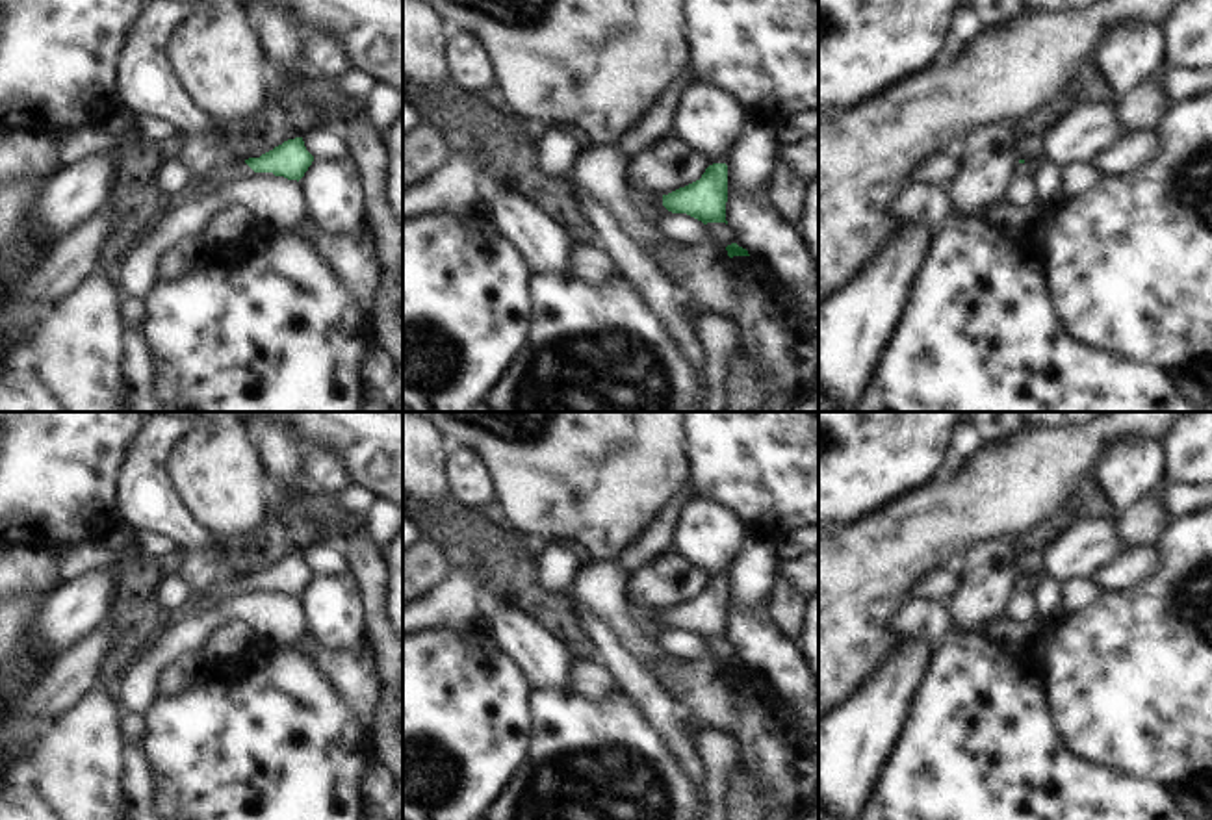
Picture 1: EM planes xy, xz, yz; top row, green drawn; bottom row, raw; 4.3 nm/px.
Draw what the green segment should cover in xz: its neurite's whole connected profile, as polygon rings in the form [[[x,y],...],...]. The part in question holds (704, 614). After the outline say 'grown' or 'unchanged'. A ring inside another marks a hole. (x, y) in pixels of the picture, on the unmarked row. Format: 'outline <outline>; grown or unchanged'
outline [[[713,579],[705,584],[700,596],[679,603],[668,610],[638,610],[663,629],[687,629],[703,640],[726,638],[728,618],[728,581]]]; grown

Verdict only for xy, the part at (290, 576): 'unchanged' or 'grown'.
grown

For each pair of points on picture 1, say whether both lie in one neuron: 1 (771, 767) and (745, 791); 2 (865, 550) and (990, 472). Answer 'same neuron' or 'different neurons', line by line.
1: different neurons
2: same neuron

